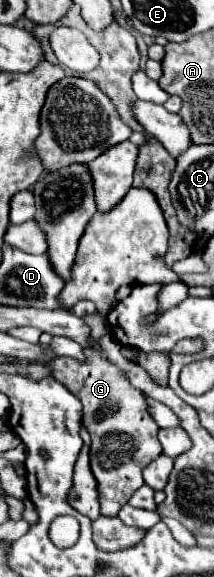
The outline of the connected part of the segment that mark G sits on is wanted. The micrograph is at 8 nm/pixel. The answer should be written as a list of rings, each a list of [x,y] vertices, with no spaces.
[[[84,349],[88,355],[86,363],[72,357],[50,359],[52,375],[68,391],[72,391],[84,405],[84,425],[92,437],[90,445],[90,467],[98,477],[100,491],[100,513],[118,515],[122,505],[144,485],[142,469],[162,455],[158,441],[158,425],[146,411],[144,395],[126,383],[126,377],[94,349]]]

